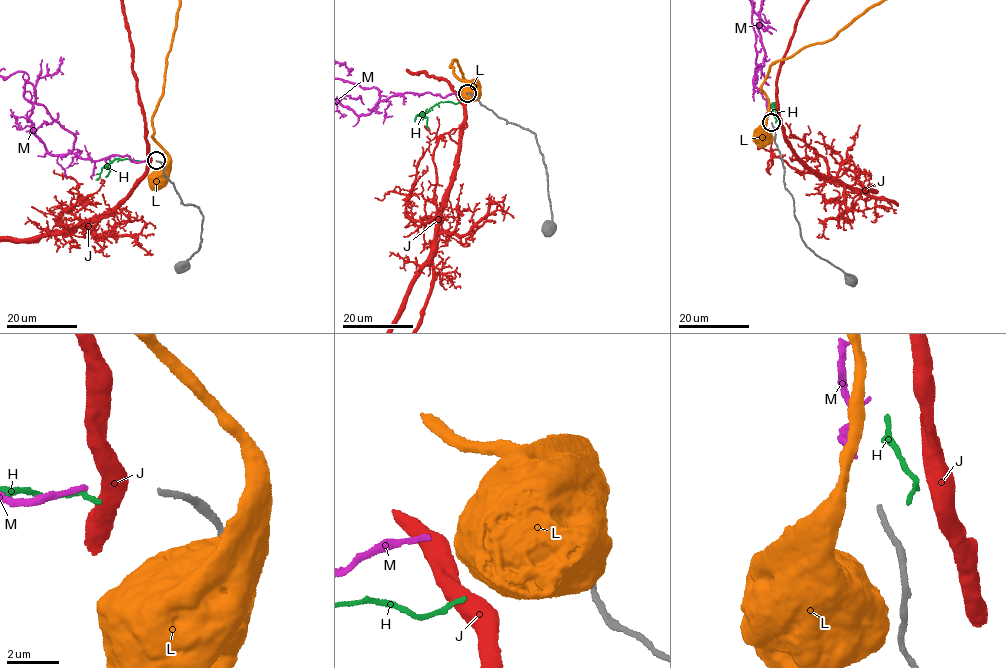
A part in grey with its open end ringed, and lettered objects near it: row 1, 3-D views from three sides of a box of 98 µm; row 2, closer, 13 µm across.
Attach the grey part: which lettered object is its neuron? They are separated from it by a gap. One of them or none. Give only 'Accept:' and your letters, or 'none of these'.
Accept: M

